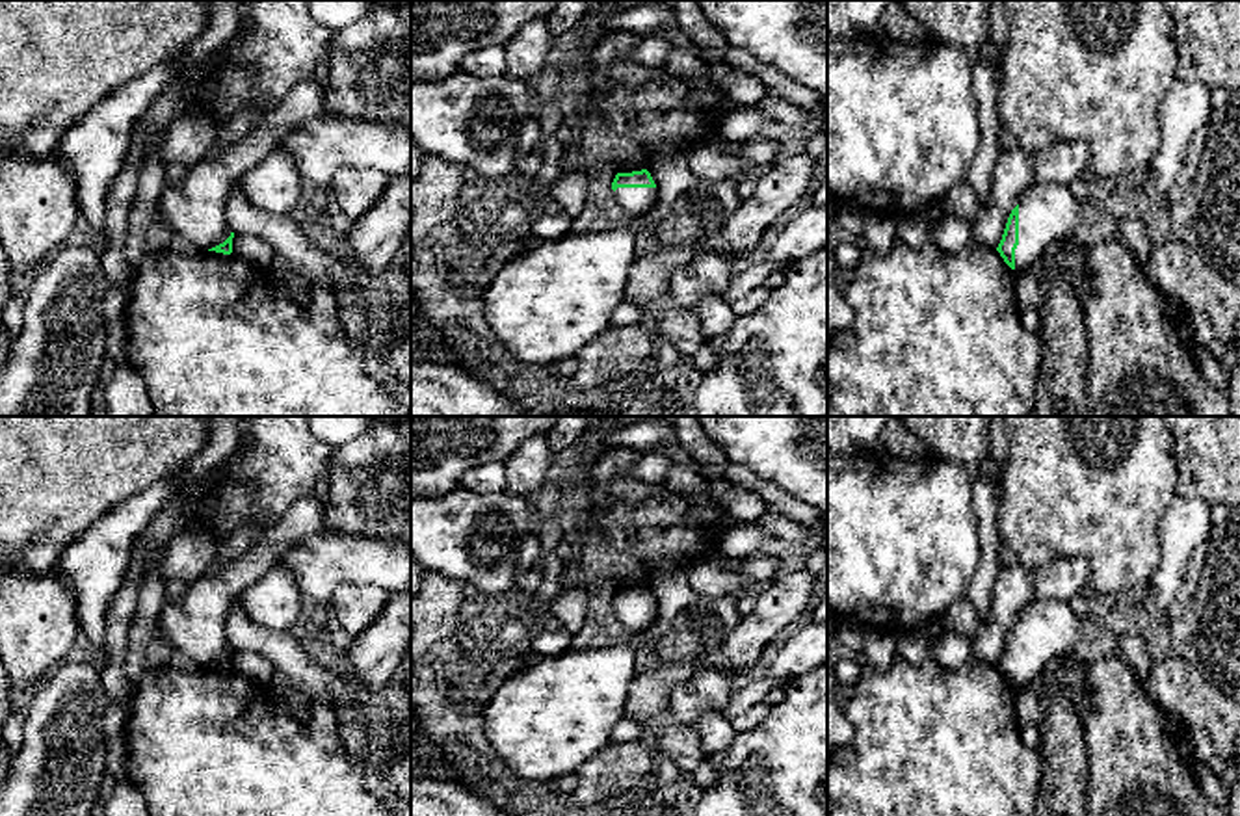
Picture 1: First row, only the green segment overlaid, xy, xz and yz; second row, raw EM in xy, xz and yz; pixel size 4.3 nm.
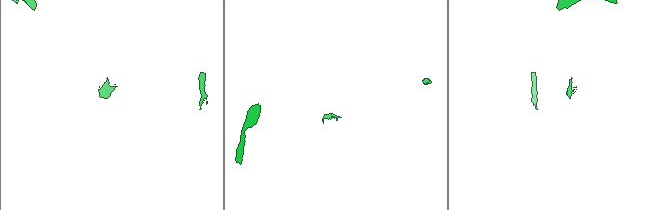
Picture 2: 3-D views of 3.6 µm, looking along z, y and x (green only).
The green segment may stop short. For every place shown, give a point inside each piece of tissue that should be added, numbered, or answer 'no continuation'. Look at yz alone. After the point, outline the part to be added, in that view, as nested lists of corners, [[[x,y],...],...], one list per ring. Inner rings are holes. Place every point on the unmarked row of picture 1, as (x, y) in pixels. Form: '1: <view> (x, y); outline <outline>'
1: yz (1047, 629); outline [[[1037,599],[1028,604],[1019,617],[1015,691],[1039,678],[1049,660],[1067,656],[1082,639],[1082,632],[1082,617],[1069,602]]]

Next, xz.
1: xz (634, 618); outline [[[617,604],[613,610],[619,623],[630,636],[640,634],[658,617],[656,604]]]

